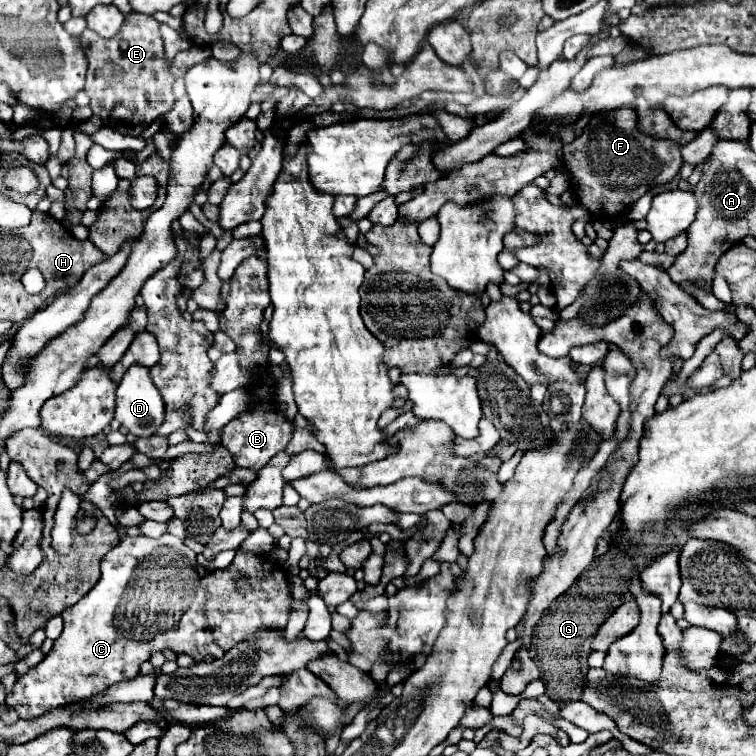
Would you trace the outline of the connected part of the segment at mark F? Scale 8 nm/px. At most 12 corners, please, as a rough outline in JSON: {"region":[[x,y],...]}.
{"region":[[636,110],[592,116],[564,148],[590,214],[626,212],[684,164]]}

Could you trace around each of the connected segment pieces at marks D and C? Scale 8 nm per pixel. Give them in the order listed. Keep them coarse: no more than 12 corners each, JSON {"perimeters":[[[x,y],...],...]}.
{"perimeters":[[[134,364],[116,388],[116,420],[152,436],[164,402],[150,368]],[[126,536],[6,704],[34,720],[160,650],[222,658],[196,552]]]}

